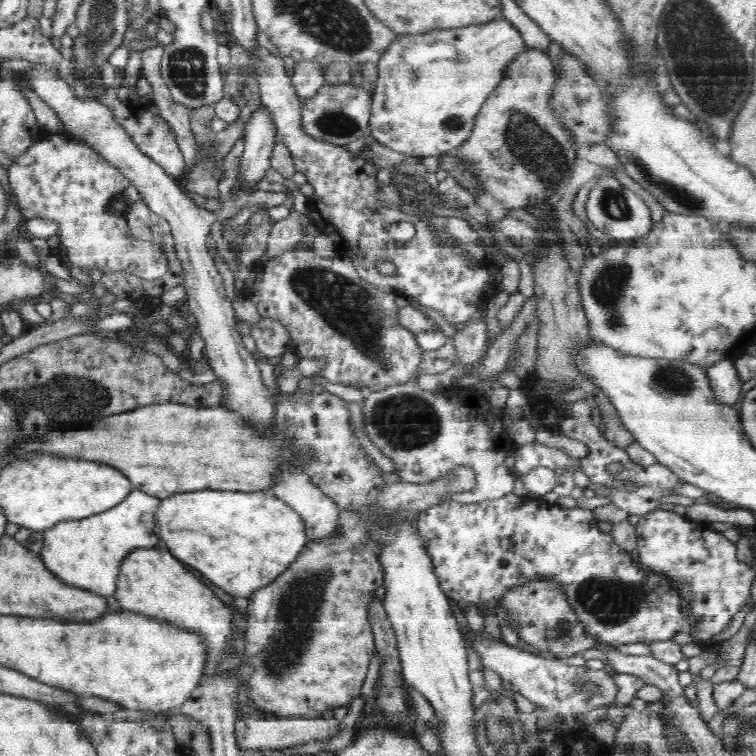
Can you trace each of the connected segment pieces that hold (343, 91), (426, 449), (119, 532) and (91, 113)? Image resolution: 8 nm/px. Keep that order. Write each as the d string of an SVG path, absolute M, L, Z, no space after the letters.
M322 84L322 88L302 105L302 127L304 133L311 138L336 146L346 146L358 141L360 137L371 135L369 119L371 118L372 90L348 84L330 86Z
M409 381L408 384L388 386L386 389L372 390L362 405L362 419L363 424L366 424L366 436L384 456L388 456L394 462L394 473L398 474L402 481L422 484L436 480L437 477L447 473L456 465L468 465L478 474L475 487L471 491L451 495L447 501L464 504L479 503L510 494L514 490L515 477L504 463L507 453L502 446L502 438L505 435L504 409L490 406L490 403L488 403L488 408L486 408L486 404L482 404L484 408L482 406L474 408L466 400L466 392L464 392L464 400L462 400L462 396L448 396L443 393L443 390L426 391L412 381Z
M132 489L126 498L115 507L82 520L63 520L52 528L43 530L43 547L40 551L44 566L66 585L80 588L102 597L114 597L117 588L117 576L124 557L137 548L157 548L158 537L157 508L161 499L149 495L140 489Z
M35 63L28 72L23 72L23 78L40 99L56 112L66 128L66 134L70 132L78 136L80 142L92 147L108 163L118 168L130 180L132 195L168 221L177 258L185 272L183 285L186 286L187 296L184 303L189 312L195 315L196 329L205 342L205 358L208 358L216 380L222 381L226 389L226 402L220 405L250 418L259 429L268 429L274 424L273 394L262 382L254 355L242 346L241 335L235 326L232 302L226 297L224 280L214 265L212 255L208 253L206 239L210 226L217 220L216 214L198 207L188 198L179 182L166 174L155 160L140 151L124 128L118 126L112 109L102 105L98 99L79 100L56 68Z

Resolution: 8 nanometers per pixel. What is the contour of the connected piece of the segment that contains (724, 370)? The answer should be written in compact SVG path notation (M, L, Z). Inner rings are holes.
M722 359L715 362L707 370L707 378L711 382L715 396L725 405L734 404L738 400L743 383L736 373L733 360Z

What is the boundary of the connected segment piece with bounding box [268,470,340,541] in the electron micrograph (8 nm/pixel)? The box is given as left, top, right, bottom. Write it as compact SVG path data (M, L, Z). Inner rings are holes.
M288 471L278 480L278 486L268 491L300 513L309 541L328 537L337 528L339 506L314 485L304 471Z

